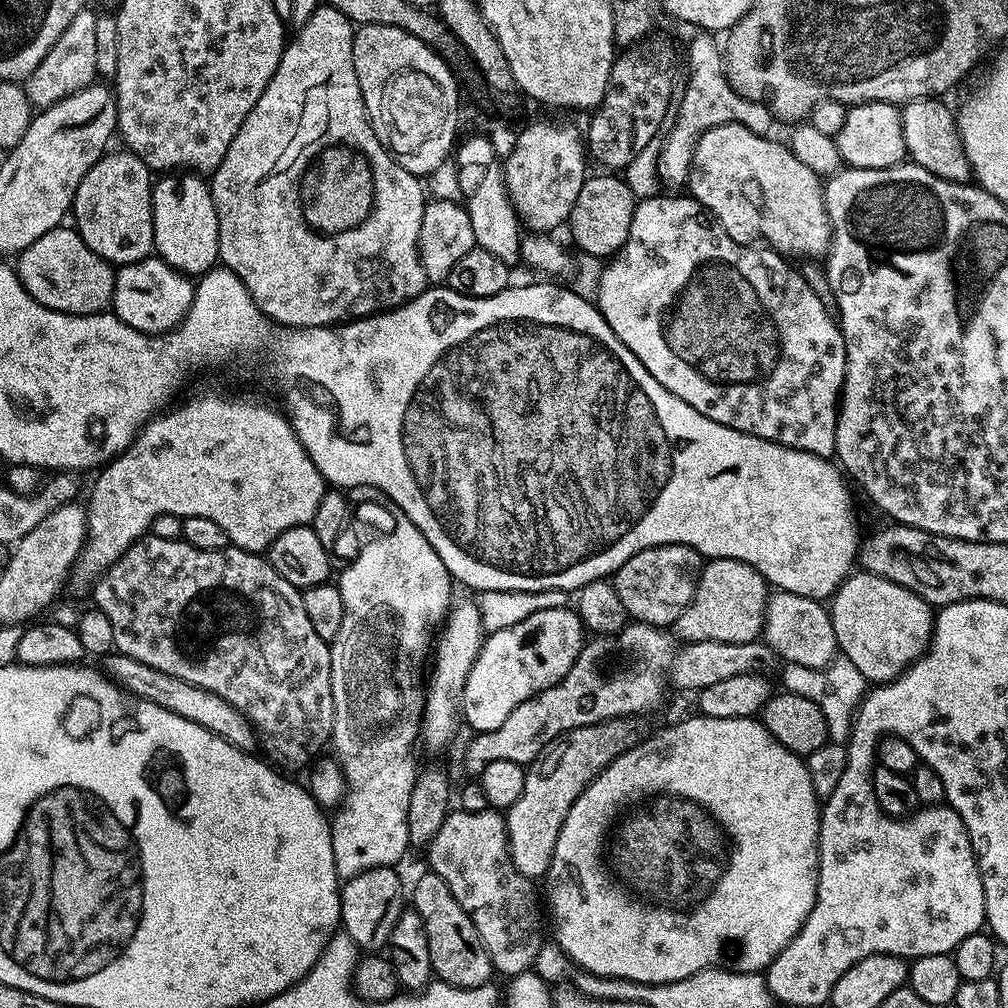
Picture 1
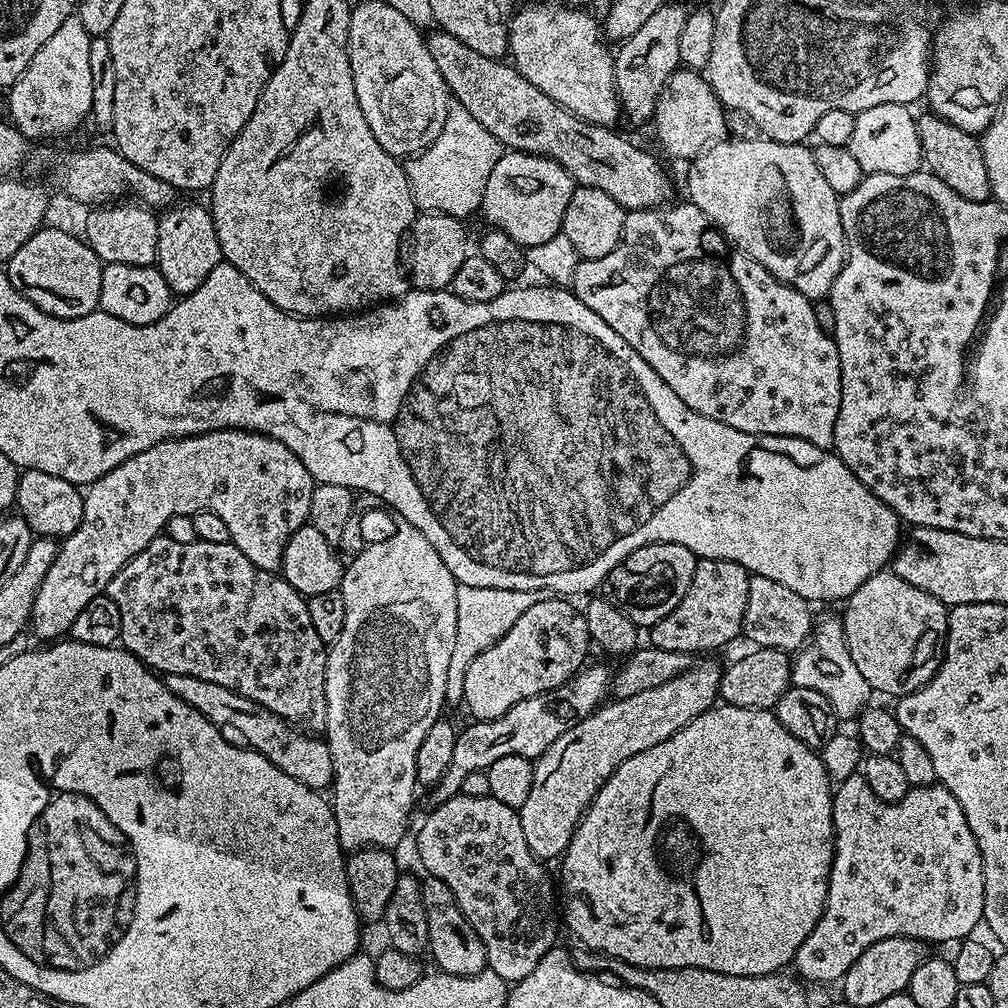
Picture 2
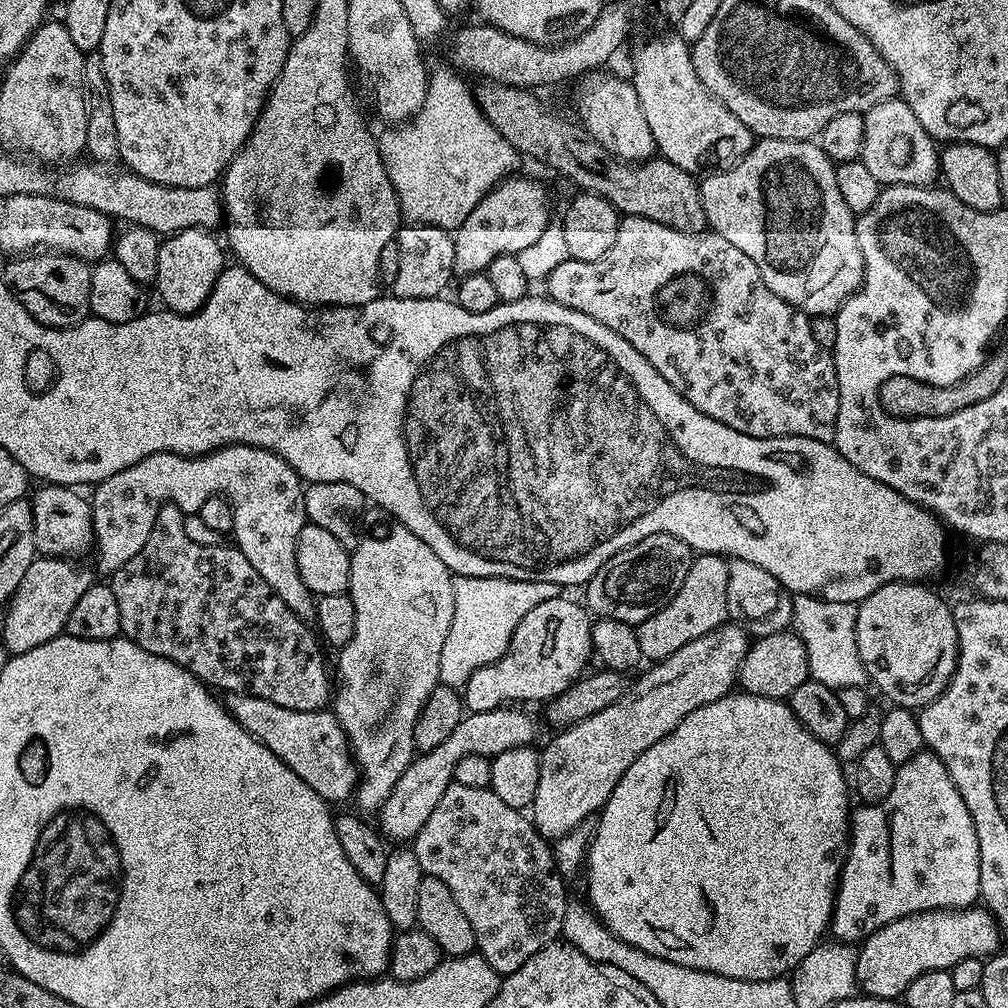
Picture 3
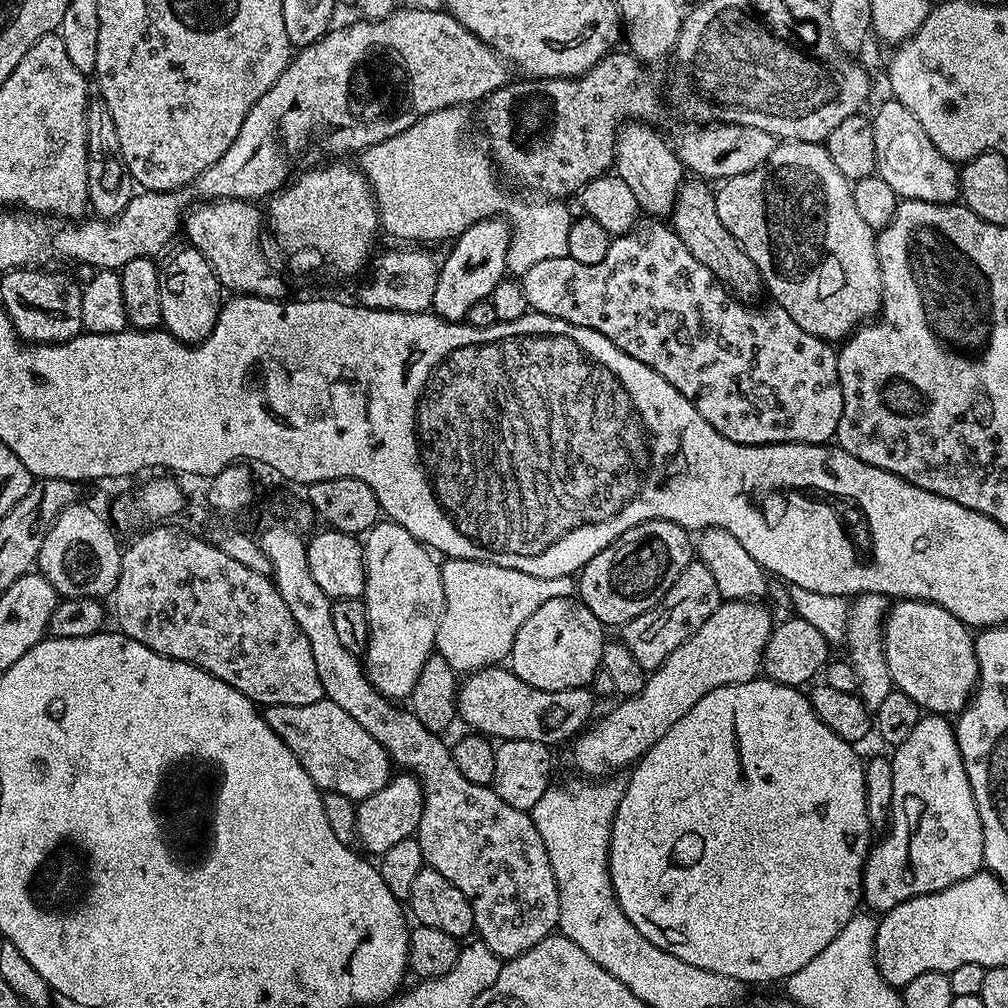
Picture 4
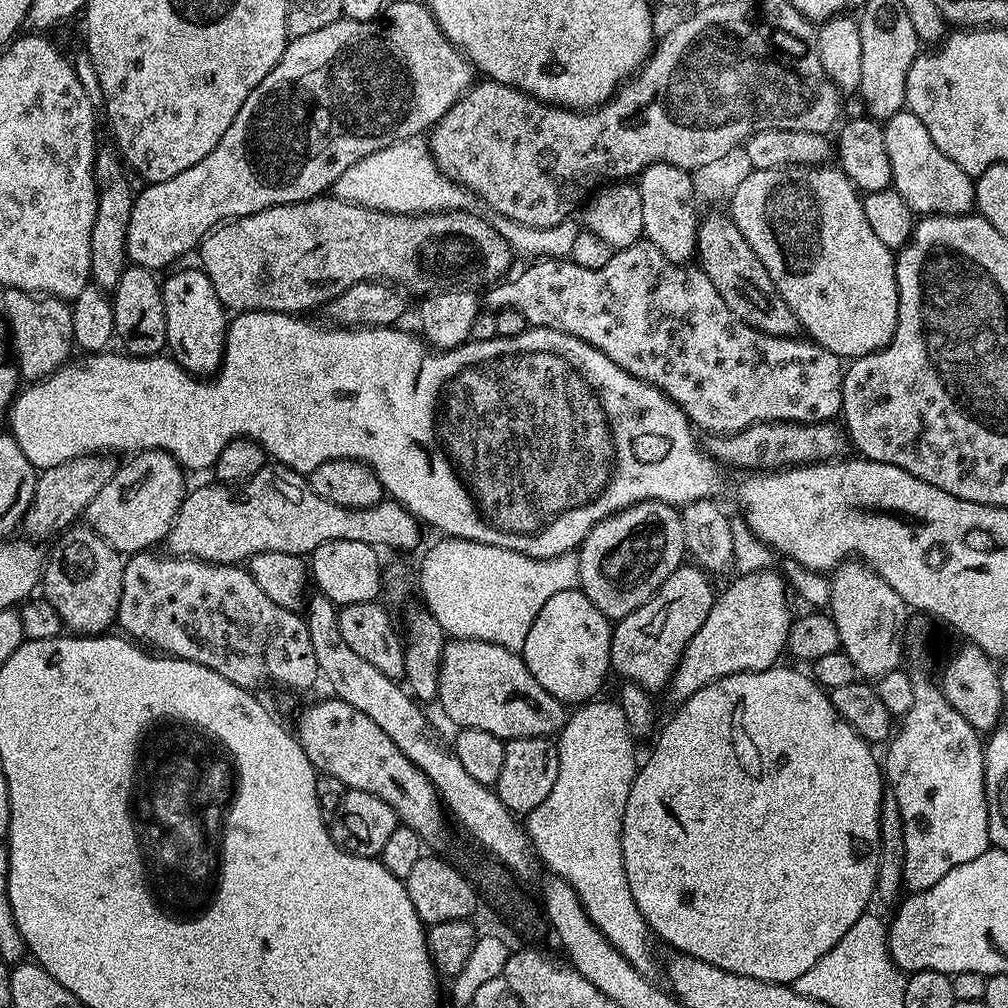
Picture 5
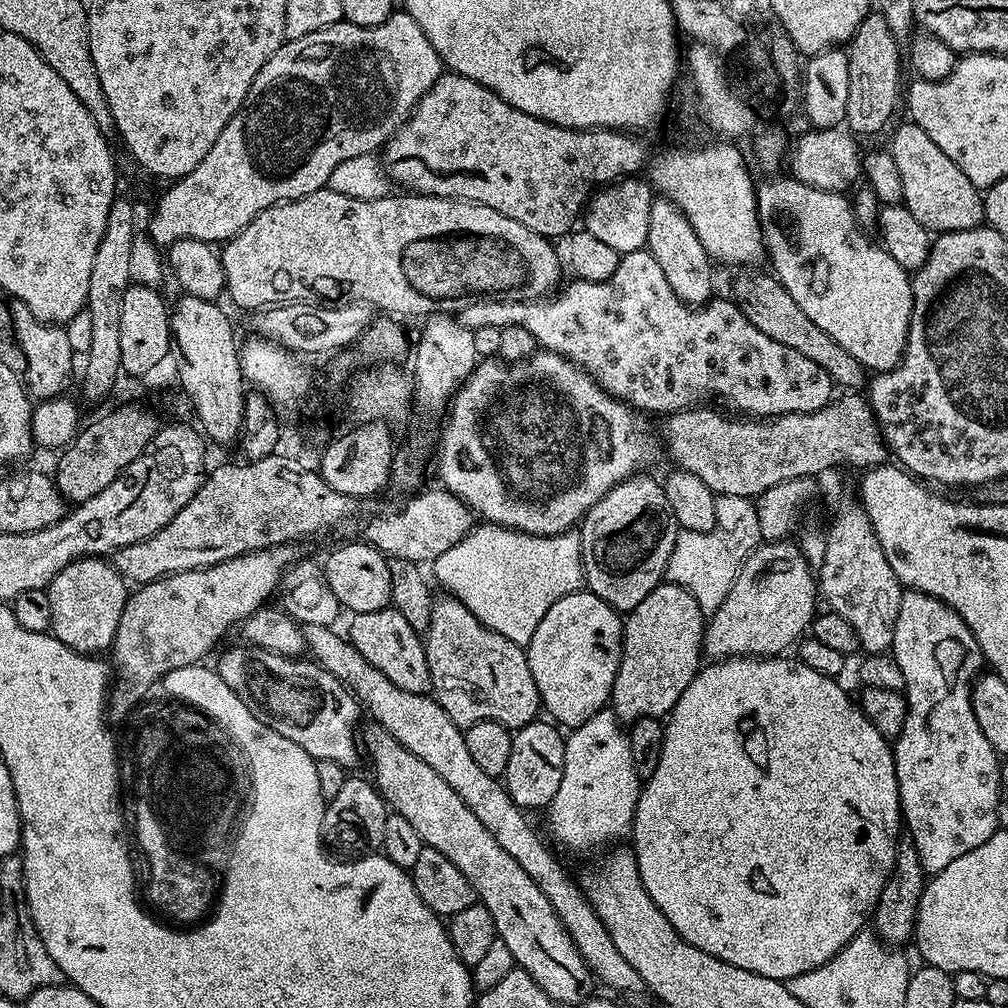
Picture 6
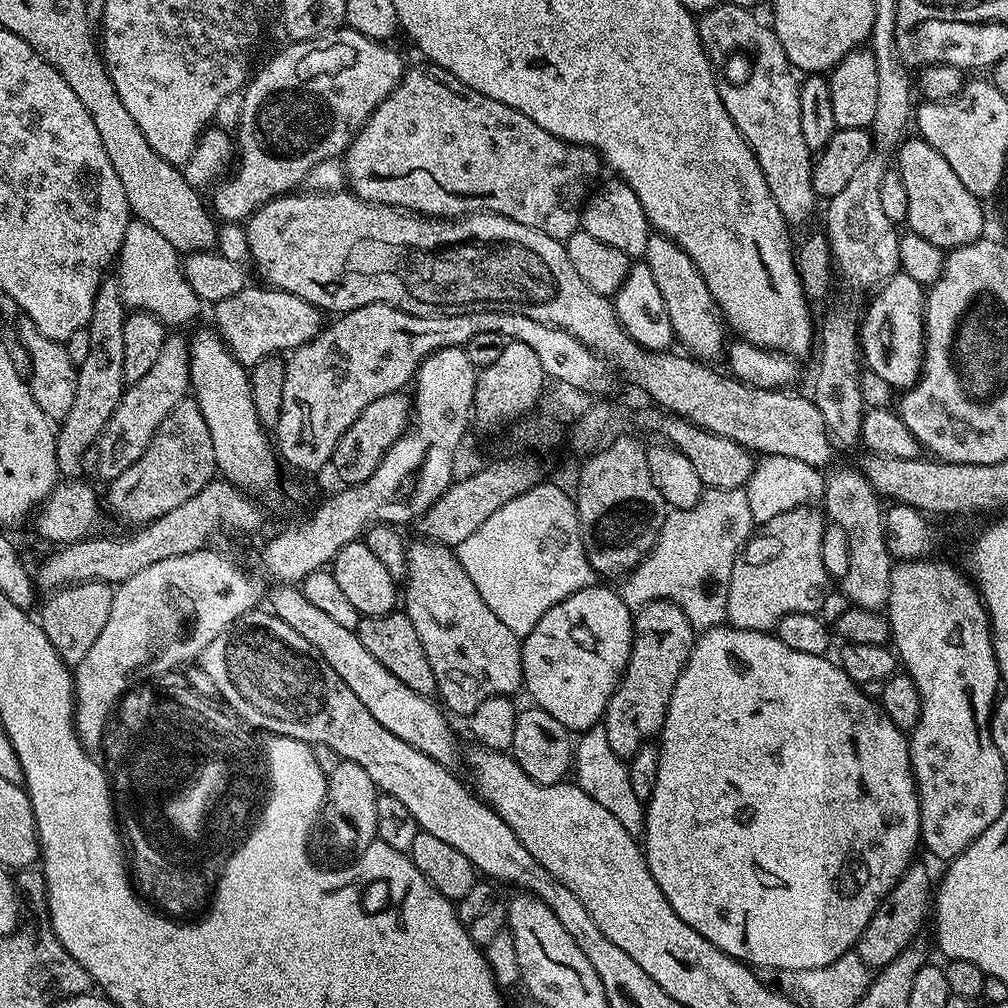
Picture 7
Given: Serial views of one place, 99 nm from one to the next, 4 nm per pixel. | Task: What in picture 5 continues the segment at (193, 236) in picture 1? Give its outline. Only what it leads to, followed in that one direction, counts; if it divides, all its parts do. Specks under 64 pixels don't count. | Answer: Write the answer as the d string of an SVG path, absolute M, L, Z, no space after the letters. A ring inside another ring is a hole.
M199 267L184 268L162 284L166 310L166 348L173 360L197 378L208 378L224 361L224 338L229 317L224 304L214 294L210 278Z

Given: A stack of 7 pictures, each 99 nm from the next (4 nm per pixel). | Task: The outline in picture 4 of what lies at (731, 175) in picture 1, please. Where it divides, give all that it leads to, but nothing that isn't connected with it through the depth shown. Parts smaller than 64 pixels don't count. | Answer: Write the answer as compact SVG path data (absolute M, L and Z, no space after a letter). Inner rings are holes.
M790 140L777 143L774 151L770 154L768 161L746 174L729 176L715 189L716 205L718 206L718 218L722 218L722 226L734 234L736 241L744 248L744 253L758 266L760 279L763 287L773 296L775 307L786 310L806 334L814 334L819 340L825 342L840 342L852 335L857 328L865 322L871 321L879 313L880 303L882 302L882 270L878 262L878 250L876 249L877 233L870 226L866 226L866 221L858 215L858 210L854 206L854 194L852 184L838 166L834 166L834 161L830 159L827 147L823 143L811 144L801 140Z

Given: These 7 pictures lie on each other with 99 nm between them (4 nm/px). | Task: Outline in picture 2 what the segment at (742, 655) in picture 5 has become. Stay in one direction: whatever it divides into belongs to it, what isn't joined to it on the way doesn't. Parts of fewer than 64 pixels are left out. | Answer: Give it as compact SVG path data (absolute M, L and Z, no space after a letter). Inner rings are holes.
M698 662L682 674L670 678L668 682L662 682L660 686L653 686L650 690L642 690L642 694L605 702L595 712L567 728L541 756L536 757L532 765L534 782L530 786L530 795L526 797L526 802L522 802L518 811L522 822L522 834L526 834L526 846L530 846L537 860L549 862L548 860L555 861L563 857L565 850L570 846L576 827L580 824L580 817L592 805L593 798L610 778L610 774L614 774L614 770L618 770L618 766L622 766L626 758L634 758L634 754L650 750L650 746L658 746L658 742L666 742L666 738L682 730L682 726L686 726L696 716L701 716L717 703L721 671L721 665Z

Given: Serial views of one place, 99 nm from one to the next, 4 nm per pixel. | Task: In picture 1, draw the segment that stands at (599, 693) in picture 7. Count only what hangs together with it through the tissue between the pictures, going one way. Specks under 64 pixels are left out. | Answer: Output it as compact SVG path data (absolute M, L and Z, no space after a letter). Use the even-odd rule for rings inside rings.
M568 606L538 610L538 614L530 614L530 618L526 618L506 630L491 633L481 646L478 658L466 678L462 697L463 723L465 720L472 727L473 733L498 730L498 726L502 726L502 722L506 722L506 718L510 718L510 714L522 702L526 702L531 696L538 695L539 692L550 690L558 682L562 682L566 678L566 674L570 674L585 643L586 627L577 613Z

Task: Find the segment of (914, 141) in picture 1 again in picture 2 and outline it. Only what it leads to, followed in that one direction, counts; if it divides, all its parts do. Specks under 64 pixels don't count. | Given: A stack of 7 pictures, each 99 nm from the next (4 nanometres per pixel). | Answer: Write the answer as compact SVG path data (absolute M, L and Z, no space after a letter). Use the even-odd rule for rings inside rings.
M935 114L920 116L916 121L922 142L923 163L927 171L938 177L954 194L962 194L962 198L970 198L974 202L982 202L992 196L992 183L988 173L988 163L980 140L975 135Z

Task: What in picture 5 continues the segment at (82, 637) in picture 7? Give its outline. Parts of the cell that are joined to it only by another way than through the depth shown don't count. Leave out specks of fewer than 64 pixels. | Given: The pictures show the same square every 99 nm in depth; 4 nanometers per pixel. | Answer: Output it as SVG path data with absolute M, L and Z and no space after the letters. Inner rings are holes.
M84 522L64 529L56 542L52 552L50 548L47 553L42 573L43 599L58 610L60 623L69 633L82 636L107 633L111 629L108 627L117 623L125 557Z

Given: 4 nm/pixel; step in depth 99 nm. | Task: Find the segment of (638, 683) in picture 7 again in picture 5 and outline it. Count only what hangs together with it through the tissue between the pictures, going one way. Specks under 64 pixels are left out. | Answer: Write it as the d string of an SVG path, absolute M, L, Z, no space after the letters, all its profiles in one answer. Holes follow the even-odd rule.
M681 566L662 582L660 591L656 592L638 610L626 614L615 621L610 642L610 668L621 676L620 680L629 684L637 684L645 691L656 694L659 688L669 687L674 670L694 634L698 634L698 626L706 622L706 614L710 614L714 591L699 567Z

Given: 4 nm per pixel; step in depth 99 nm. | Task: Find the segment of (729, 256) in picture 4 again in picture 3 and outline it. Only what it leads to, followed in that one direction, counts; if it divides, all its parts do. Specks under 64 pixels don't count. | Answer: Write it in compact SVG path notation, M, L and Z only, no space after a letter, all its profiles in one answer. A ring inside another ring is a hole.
M484 80L475 85L474 95L476 105L482 110L482 114L514 146L521 157L533 156L536 160L541 160L544 164L549 164L560 176L565 176L568 180L573 180L577 184L577 189L586 192L596 192L599 196L605 196L609 202L616 207L617 212L624 216L641 216L650 218L654 222L662 222L679 232L703 232L705 231L708 219L706 210L702 206L702 194L697 177L691 172L682 170L674 166L674 162L663 158L653 158L641 160L639 162L629 162L619 158L610 158L608 152L589 136L588 131L579 123L567 120L564 116L559 116L552 108L547 108L539 100L537 93L530 88L515 88L509 84L500 84L496 80Z

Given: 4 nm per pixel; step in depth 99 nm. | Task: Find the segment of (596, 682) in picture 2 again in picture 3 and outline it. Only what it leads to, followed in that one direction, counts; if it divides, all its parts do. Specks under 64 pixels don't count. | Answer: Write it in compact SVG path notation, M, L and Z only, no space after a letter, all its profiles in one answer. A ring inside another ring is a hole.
M501 706L485 712L468 712L453 730L434 750L417 755L406 766L402 778L394 782L394 790L390 790L390 798L381 806L378 813L378 828L389 841L411 842L416 839L418 830L426 826L426 818L434 814L434 806L442 794L453 784L454 766L458 766L458 758L466 754L478 754L489 758L502 754L502 750L527 748L535 745L536 720L520 706Z

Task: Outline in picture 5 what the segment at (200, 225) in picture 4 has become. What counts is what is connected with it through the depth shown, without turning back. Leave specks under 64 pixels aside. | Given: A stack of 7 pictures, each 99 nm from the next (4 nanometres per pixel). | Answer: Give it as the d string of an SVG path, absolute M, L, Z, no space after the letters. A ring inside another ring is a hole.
M325 194L297 204L279 204L213 228L198 245L199 263L214 286L214 294L218 294L225 309L236 314L304 314L307 308L327 305L329 300L336 299L350 286L363 280L391 282L409 293L419 294L431 294L457 282L488 286L503 281L509 275L508 267L514 261L514 253L502 234L498 234L495 223L488 221L487 224L474 213L465 210L403 216L348 204L344 200L337 200L335 195Z

